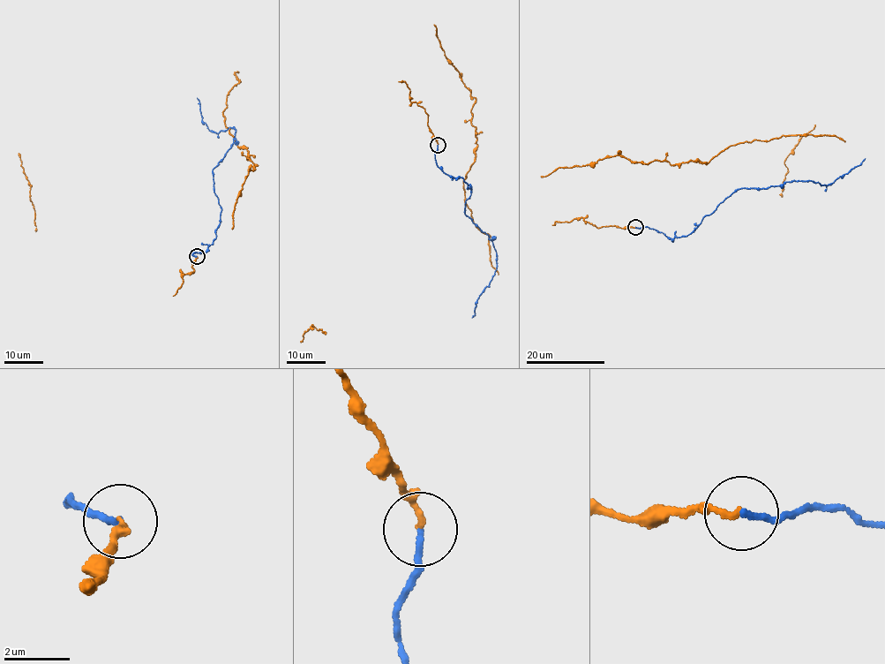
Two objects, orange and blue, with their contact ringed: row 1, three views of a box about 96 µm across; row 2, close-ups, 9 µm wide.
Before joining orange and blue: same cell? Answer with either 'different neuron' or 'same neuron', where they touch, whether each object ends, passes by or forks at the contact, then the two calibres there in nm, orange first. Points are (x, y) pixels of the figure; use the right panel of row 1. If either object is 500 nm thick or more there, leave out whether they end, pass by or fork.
same neuron | (635, 227) | orange ends | blue ends | 170/170 nm

